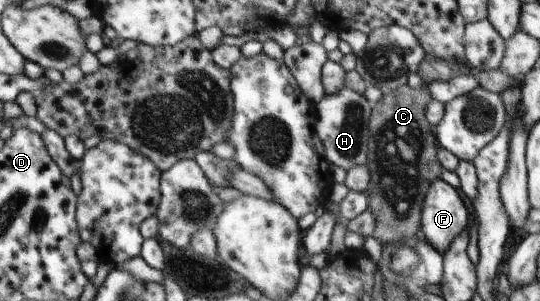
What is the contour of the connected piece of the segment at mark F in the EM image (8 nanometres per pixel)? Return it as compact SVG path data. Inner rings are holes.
M433 180L428 187L421 214L421 227L427 243L441 255L451 242L467 229L469 211L465 201L449 183Z

